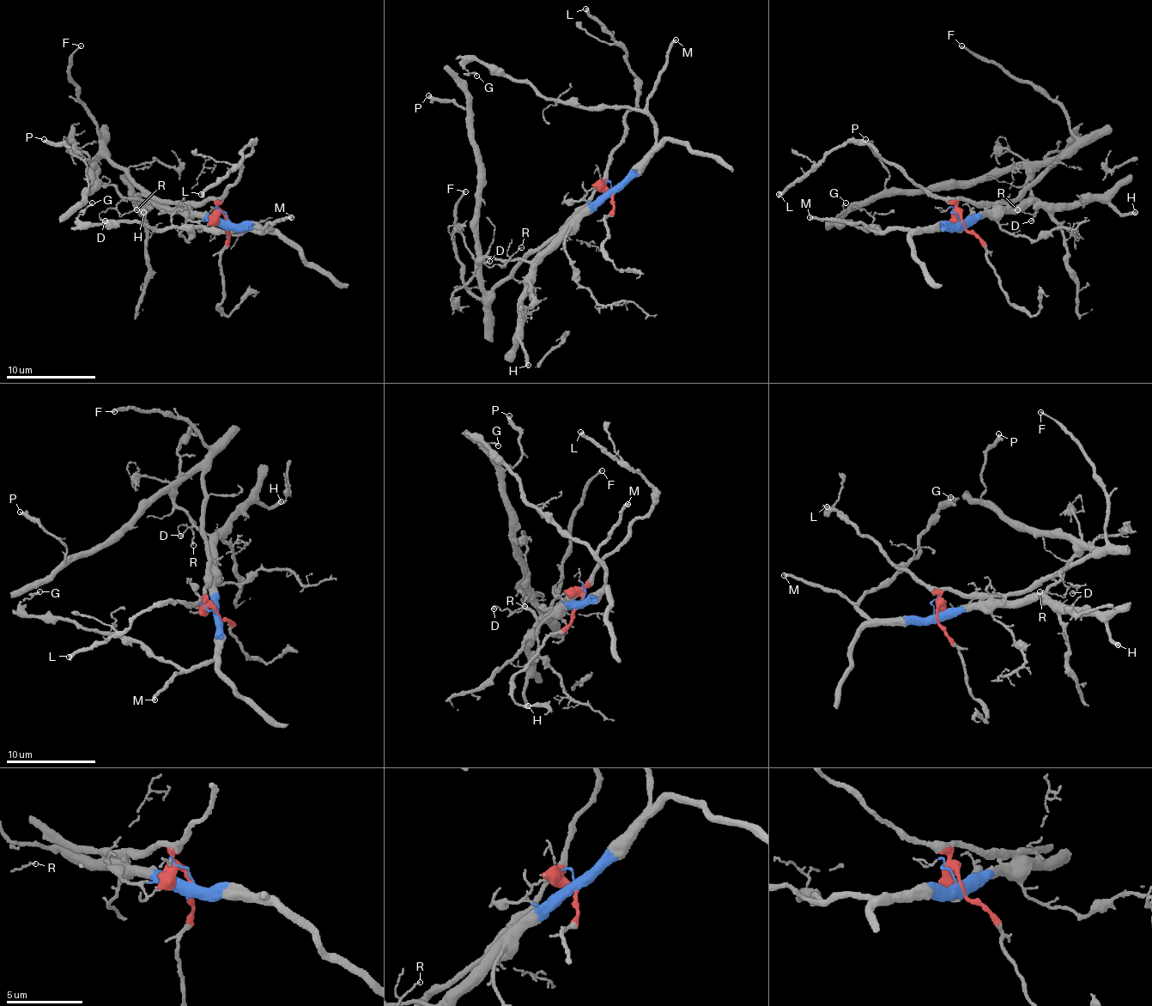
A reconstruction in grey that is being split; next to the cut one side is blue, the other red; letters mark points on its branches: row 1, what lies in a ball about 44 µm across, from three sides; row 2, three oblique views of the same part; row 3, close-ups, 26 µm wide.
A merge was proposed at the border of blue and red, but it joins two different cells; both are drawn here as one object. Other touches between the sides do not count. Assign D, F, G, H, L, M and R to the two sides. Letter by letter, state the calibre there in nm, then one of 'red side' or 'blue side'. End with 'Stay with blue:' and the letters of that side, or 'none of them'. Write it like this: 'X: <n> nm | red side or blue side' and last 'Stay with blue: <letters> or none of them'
D: 140 nm | blue side
F: 180 nm | red side
G: 130 nm | blue side
H: 320 nm | blue side
L: 320 nm | red side
M: 260 nm | blue side
R: 100 nm | blue side
Stay with blue: D, G, H, M, R

